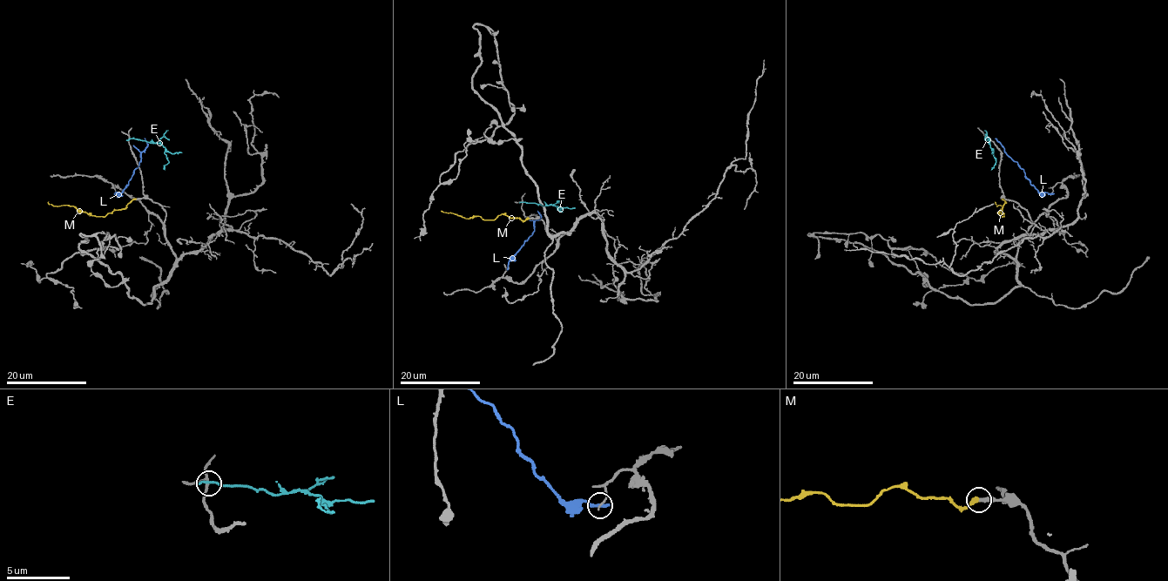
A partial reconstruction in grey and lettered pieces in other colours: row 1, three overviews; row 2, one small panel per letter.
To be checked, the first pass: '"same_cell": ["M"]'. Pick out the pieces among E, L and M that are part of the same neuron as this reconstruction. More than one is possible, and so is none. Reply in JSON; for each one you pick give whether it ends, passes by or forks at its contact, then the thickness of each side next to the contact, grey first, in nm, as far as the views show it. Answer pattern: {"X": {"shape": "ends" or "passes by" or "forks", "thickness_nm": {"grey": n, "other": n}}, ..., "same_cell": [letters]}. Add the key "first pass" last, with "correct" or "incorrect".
{"M": {"shape": "ends", "thickness_nm": {"grey": 380, "other": 360}}, "same_cell": ["M"], "first pass": "correct"}

